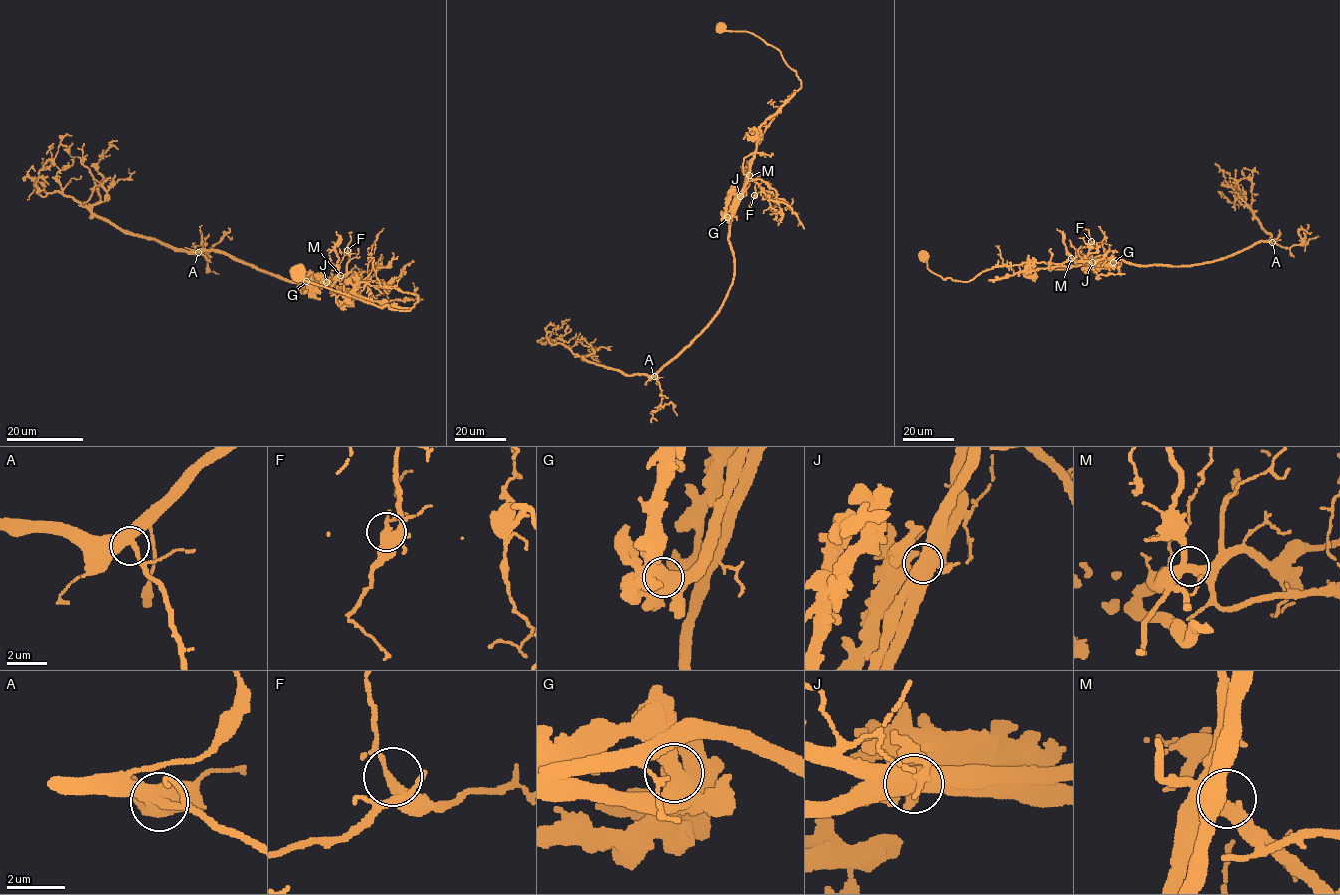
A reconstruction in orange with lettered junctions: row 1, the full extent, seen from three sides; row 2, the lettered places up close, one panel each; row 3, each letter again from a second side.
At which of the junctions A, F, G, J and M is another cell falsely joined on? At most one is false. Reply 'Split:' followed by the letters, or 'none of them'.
Split: J

